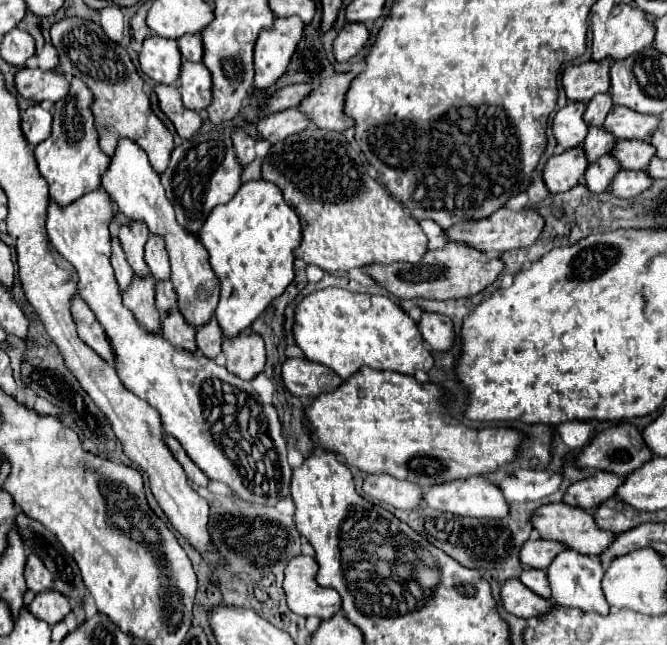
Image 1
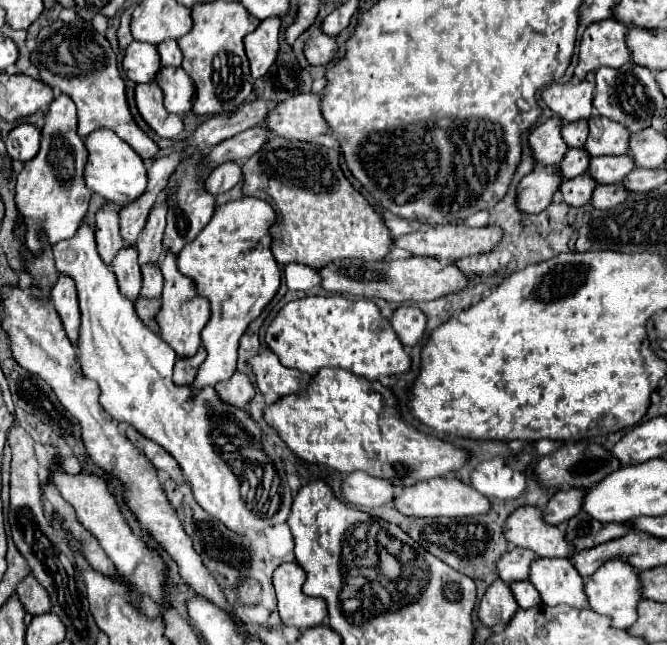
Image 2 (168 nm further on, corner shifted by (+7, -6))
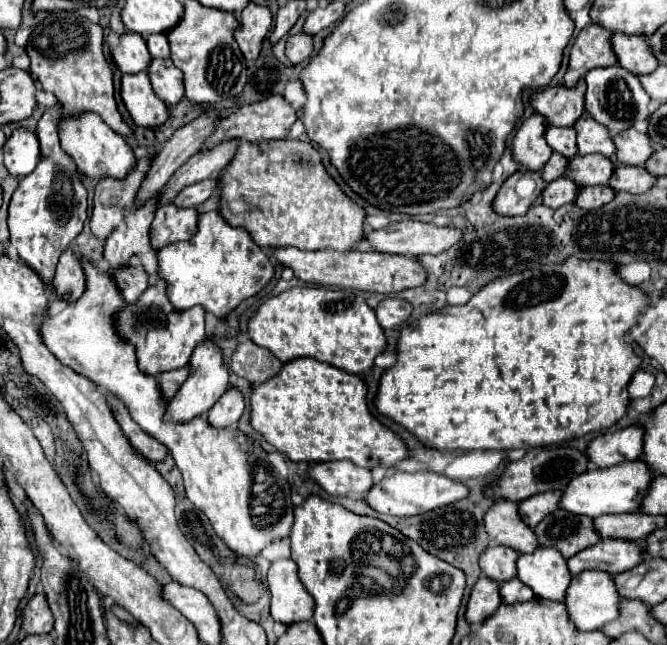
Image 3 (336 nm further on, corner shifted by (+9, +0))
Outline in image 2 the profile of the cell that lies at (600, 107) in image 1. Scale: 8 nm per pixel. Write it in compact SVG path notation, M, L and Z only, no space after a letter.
M585 119L577 123L565 123L561 129L561 137L567 143L567 147L575 147L575 149L581 149L585 145L587 135L589 135L589 127Z

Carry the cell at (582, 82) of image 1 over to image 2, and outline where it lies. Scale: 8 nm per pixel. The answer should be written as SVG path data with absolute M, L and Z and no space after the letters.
M589 73L583 81L575 85L571 83L549 85L541 93L541 99L557 117L563 119L563 123L573 123L591 117L593 91L595 91L595 75Z

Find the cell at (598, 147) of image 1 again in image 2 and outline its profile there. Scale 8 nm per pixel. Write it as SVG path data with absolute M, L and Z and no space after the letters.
M569 149L559 165L559 171L563 177L573 179L573 177L583 175L587 171L589 161L591 161L591 155L585 153L585 149Z

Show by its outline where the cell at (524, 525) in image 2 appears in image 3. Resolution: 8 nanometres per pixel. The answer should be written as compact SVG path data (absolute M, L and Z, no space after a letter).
M501 499L487 511L487 533L491 535L493 541L507 545L519 553L531 553L539 549L539 541L535 531L523 523L519 515L519 503Z

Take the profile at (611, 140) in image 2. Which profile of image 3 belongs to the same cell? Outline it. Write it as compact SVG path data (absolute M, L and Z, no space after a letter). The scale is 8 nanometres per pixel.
M587 111L577 119L573 125L577 131L577 147L579 155L589 155L589 153L599 153L605 157L611 157L615 153L615 143L611 139L611 133L607 127L597 123Z

